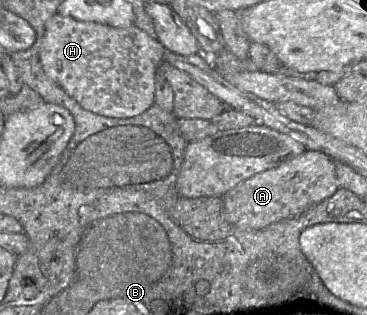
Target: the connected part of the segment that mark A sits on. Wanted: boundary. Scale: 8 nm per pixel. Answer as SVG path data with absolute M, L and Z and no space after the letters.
M306 150L273 168L251 176L222 195L227 220L244 229L258 230L298 216L337 190L335 163L324 152Z

